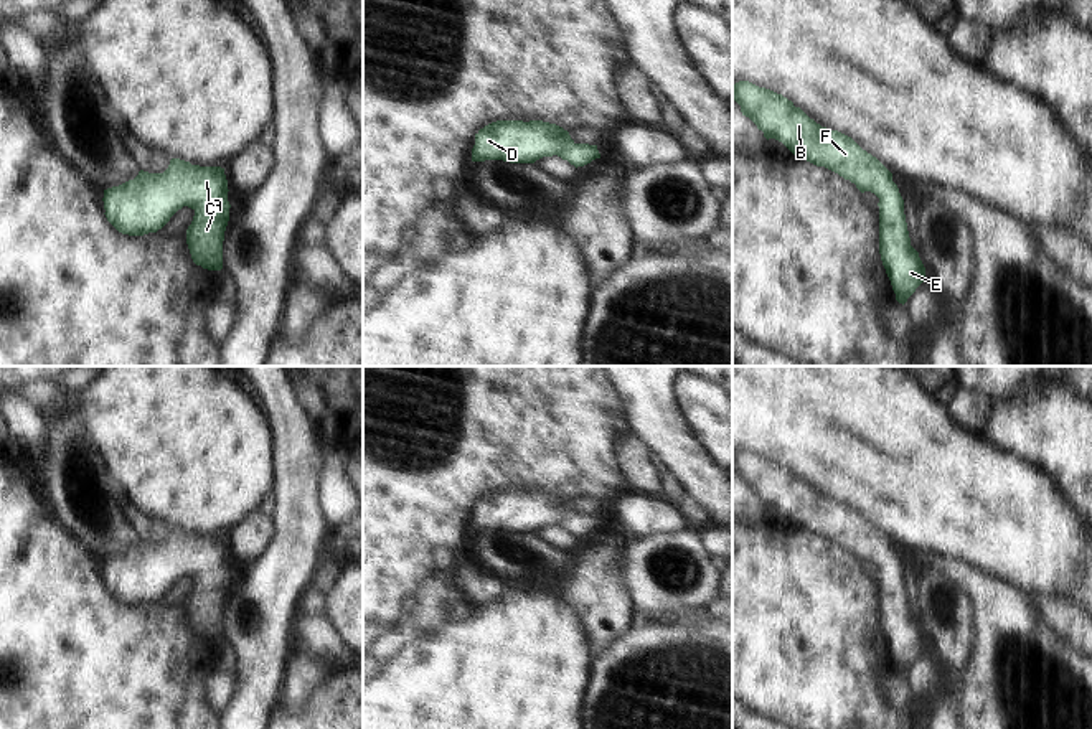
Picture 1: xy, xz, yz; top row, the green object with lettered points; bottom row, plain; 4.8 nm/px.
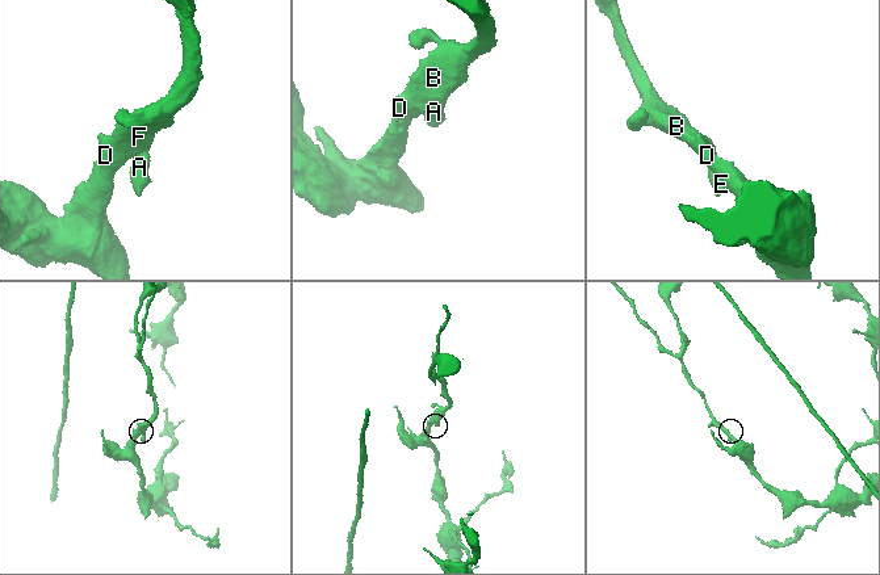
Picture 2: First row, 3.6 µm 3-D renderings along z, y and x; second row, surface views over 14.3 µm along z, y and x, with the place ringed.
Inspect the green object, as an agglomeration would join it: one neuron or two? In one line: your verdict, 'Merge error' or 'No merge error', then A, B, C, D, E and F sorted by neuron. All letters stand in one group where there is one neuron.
No merge error. Groups: A B C D E F

